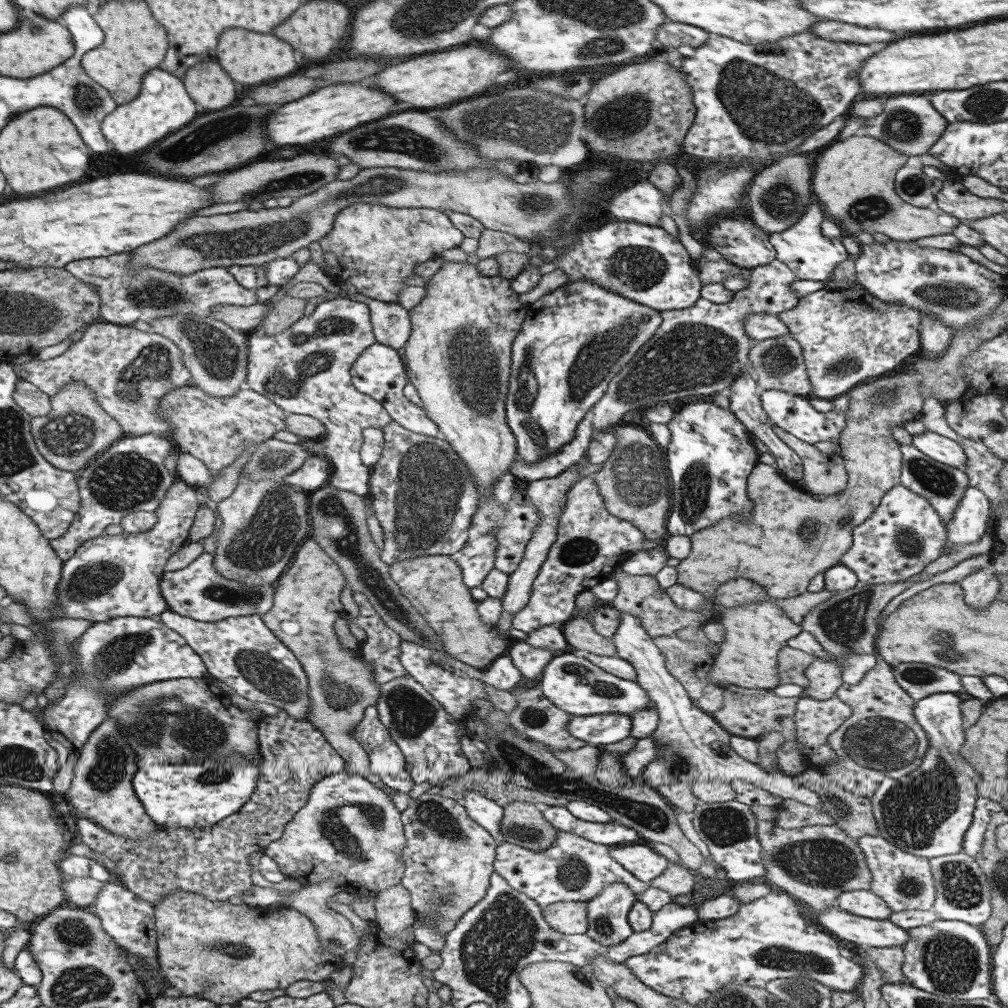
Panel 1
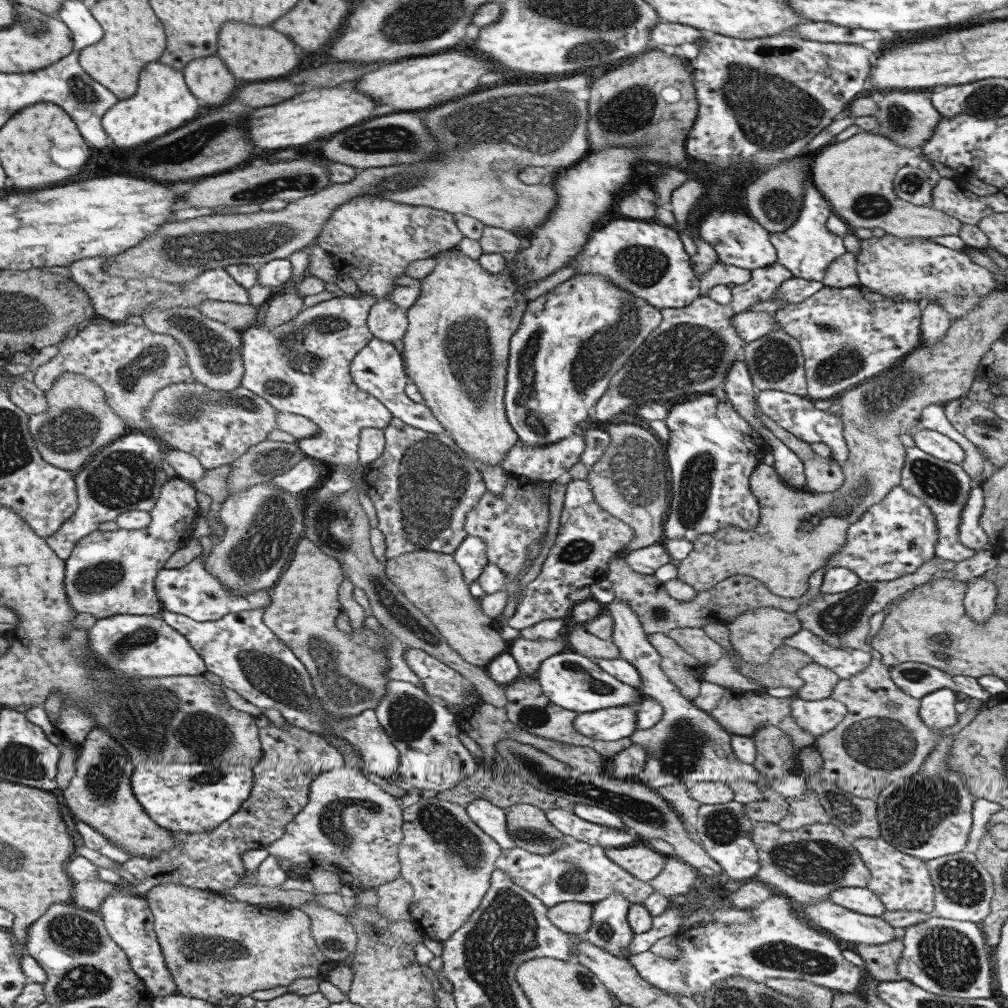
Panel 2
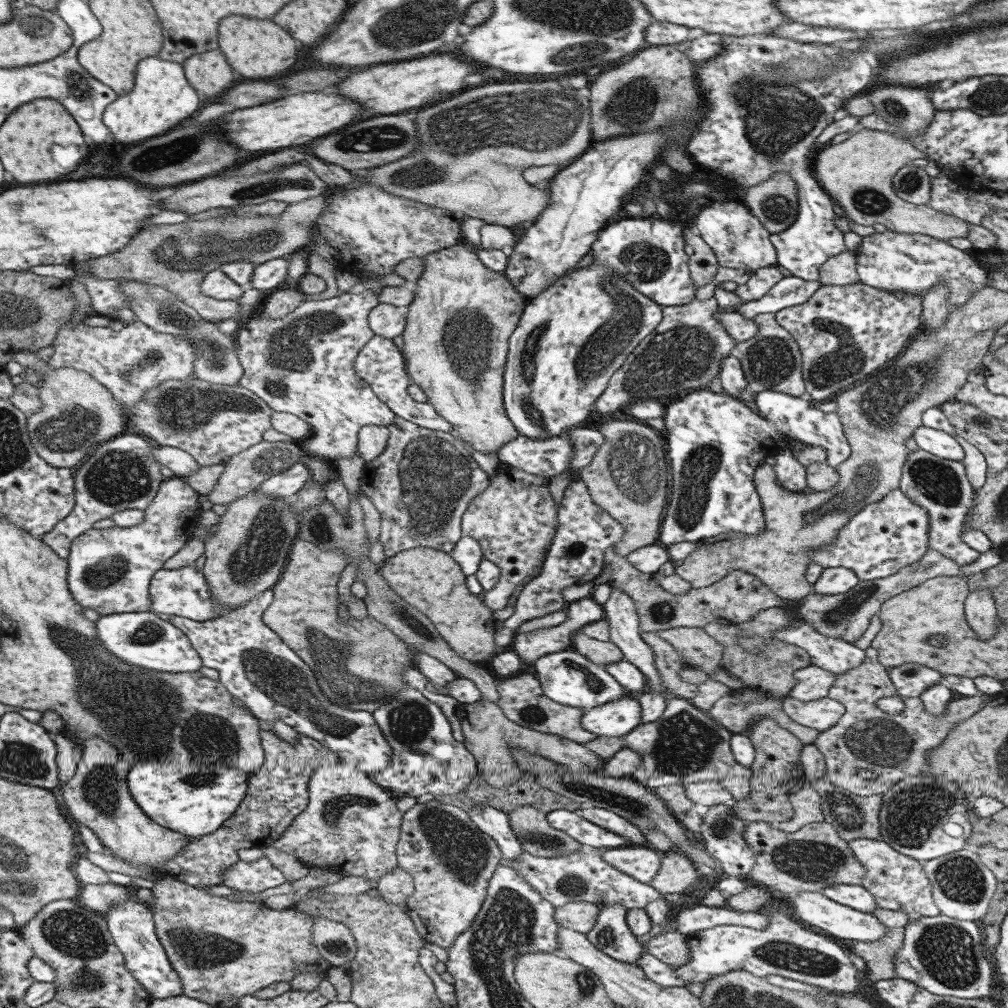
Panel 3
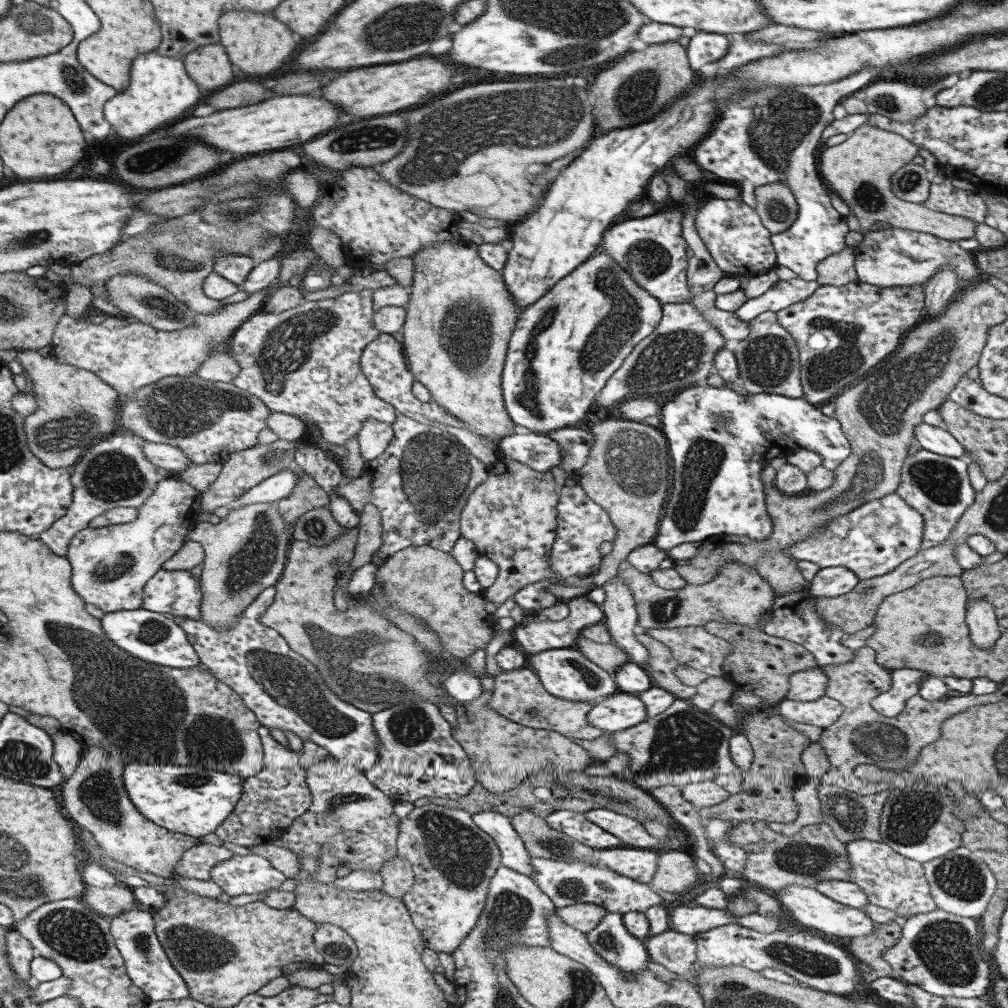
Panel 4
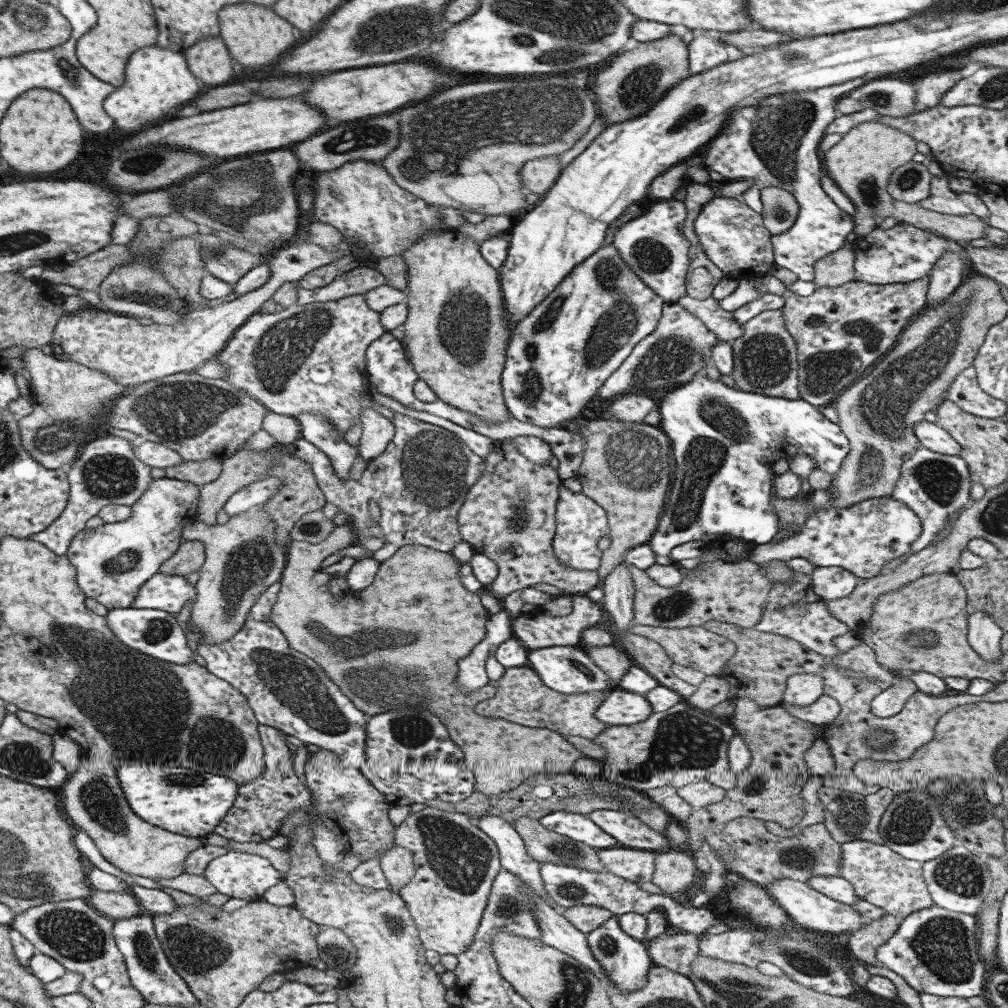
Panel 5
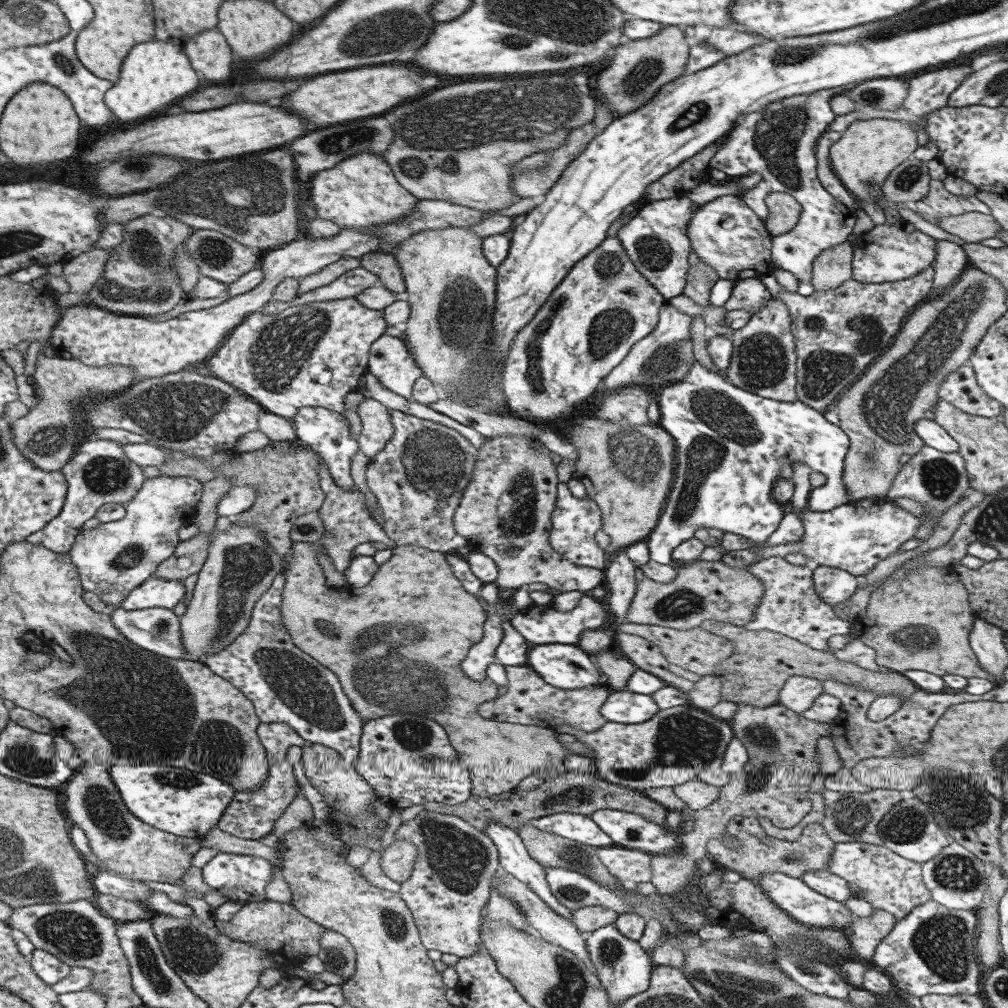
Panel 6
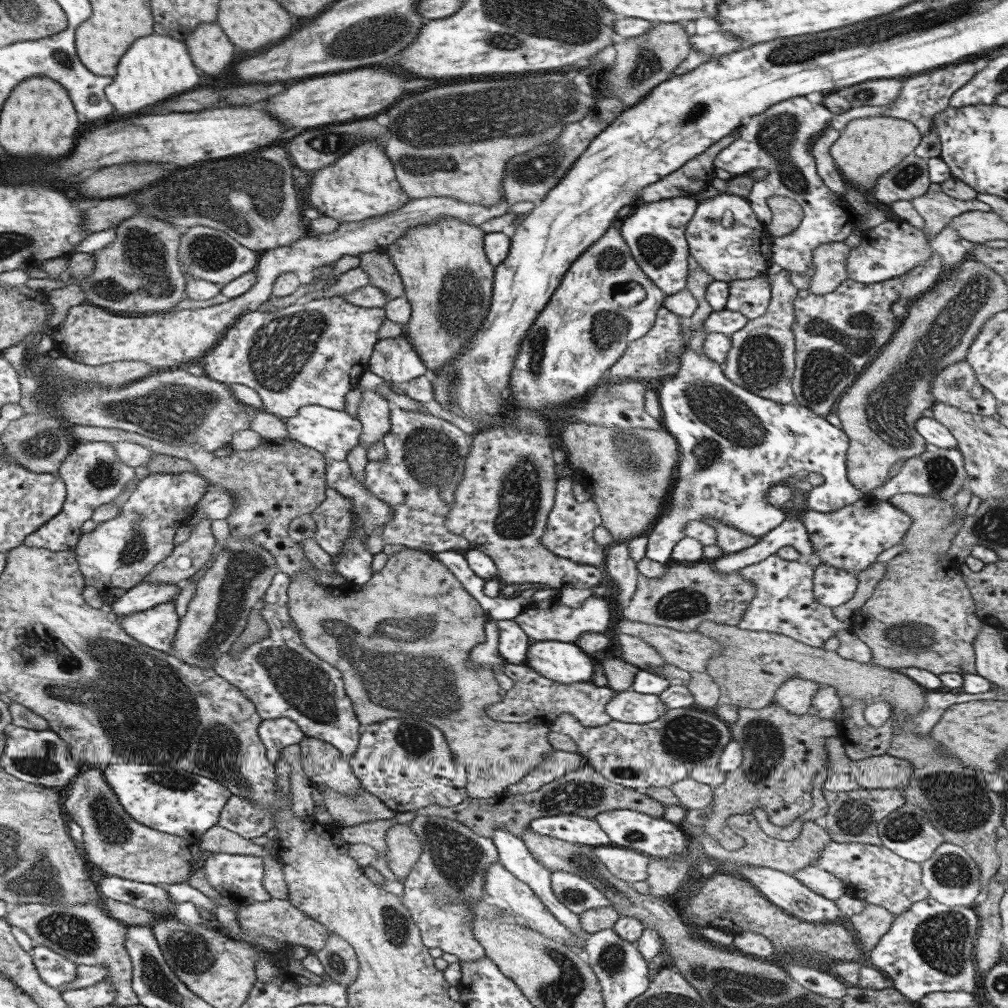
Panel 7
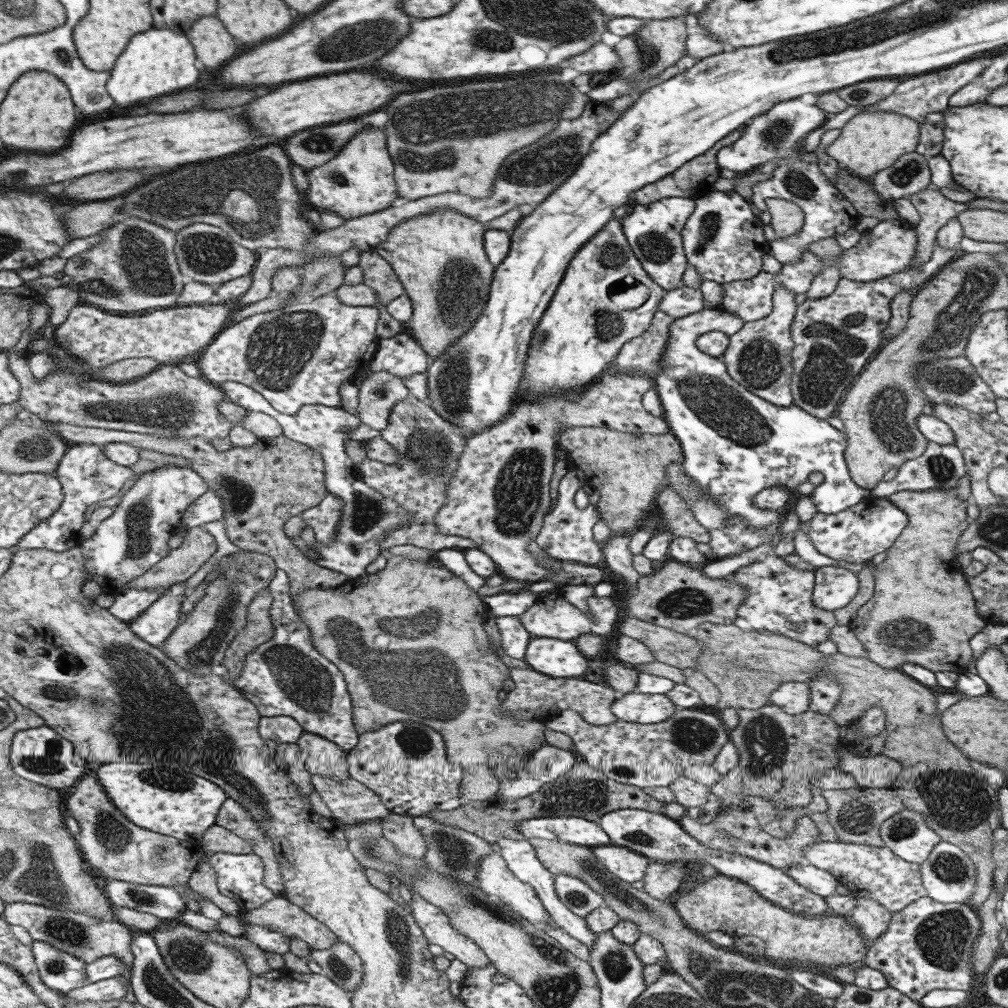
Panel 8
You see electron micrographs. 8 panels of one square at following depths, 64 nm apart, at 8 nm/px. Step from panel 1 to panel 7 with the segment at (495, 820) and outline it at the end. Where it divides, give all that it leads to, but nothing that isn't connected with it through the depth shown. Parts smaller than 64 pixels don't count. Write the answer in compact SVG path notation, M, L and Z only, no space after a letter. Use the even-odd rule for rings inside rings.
M499 828L495 830L492 838L493 843L496 845L497 851L499 852L499 861L504 865L504 868L511 874L514 874L521 882L524 882L527 886L532 888L532 891L537 894L540 901L546 906L546 909L556 917L556 920L564 923L576 937L580 940L586 940L588 934L586 934L578 920L578 915L571 912L564 904L561 904L557 899L551 888L550 882L550 871L542 866L530 852L526 843L521 837L514 836L512 833Z

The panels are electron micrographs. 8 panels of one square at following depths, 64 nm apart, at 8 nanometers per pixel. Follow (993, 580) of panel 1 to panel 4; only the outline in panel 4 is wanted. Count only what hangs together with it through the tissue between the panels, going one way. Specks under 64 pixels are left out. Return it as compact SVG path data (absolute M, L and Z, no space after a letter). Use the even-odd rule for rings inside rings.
M984 598L969 599L965 621L972 644L982 650L994 648L1003 633L993 606Z

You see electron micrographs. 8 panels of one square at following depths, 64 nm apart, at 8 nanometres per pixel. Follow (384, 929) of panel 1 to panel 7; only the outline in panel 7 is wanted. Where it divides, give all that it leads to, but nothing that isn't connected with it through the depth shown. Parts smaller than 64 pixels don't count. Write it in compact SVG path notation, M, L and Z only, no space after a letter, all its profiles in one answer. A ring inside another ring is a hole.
M314 784L314 787L323 794L325 807L333 816L335 822L343 827L356 826L357 824L375 820L392 820L392 825L385 834L387 844L386 860L390 870L397 875L398 881L403 882L410 874L412 865L420 858L423 851L422 843L409 825L410 822L404 824L394 822L397 812L390 810L377 796L369 793L366 789L355 797L349 797L348 795L340 795L332 792L330 789L326 789L328 786Z

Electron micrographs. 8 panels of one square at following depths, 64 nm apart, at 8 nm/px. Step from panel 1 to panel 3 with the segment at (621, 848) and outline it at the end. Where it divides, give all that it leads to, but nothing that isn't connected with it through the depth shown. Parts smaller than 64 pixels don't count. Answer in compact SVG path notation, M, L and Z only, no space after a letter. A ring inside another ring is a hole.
M650 846L605 849L603 859L620 872L642 883L650 883L660 870L663 853Z

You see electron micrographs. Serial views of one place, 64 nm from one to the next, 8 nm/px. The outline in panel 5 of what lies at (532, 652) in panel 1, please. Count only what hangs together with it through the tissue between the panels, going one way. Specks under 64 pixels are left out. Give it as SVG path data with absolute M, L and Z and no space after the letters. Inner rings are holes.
M585 594L573 597L573 609L570 614L553 617L543 613L543 609L536 608L530 613L519 615L512 619L511 635L516 637L528 651L543 649L549 646L577 646L580 647L583 630L594 627L602 618L602 606L594 603Z

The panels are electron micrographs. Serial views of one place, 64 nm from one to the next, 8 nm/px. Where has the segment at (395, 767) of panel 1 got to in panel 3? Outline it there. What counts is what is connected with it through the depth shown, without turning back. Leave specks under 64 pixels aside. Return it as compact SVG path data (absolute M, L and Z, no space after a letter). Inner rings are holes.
M273 589L265 590L255 596L244 606L240 606L215 619L198 622L190 618L170 615L169 621L179 628L189 639L192 648L200 655L203 665L220 673L219 681L228 689L230 694L242 700L252 714L260 722L274 722L282 720L284 724L292 726L296 732L309 736L352 762L362 772L376 773L383 769L391 759L391 748L384 738L380 727L376 724L371 711L355 710L333 703L320 690L318 679L311 667L304 662L271 628L262 620L264 611L273 601Z

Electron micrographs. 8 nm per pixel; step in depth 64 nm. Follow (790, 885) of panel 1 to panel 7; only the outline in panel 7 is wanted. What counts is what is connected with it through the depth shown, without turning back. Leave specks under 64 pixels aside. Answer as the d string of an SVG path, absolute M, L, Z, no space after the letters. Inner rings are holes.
M752 813L748 814L733 814L726 820L726 825L734 834L744 838L744 846L737 850L727 850L722 847L715 836L708 833L703 833L700 827L690 824L684 818L680 826L689 834L697 836L704 856L710 860L732 861L739 865L754 865L755 867L768 867L772 870L778 870L786 874L795 876L798 870L804 869L805 866L816 866L819 852L831 841L831 836L820 821L807 820L800 829L800 834L794 840L784 841L768 836L757 823L755 816Z

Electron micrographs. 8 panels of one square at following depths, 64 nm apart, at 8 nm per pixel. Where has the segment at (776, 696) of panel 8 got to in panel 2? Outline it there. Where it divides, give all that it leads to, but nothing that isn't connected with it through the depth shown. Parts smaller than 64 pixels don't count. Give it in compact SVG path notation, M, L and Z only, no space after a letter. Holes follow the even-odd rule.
M814 662L801 669L799 676L803 680L803 685L795 689L794 696L802 699L828 698L840 680L834 671Z

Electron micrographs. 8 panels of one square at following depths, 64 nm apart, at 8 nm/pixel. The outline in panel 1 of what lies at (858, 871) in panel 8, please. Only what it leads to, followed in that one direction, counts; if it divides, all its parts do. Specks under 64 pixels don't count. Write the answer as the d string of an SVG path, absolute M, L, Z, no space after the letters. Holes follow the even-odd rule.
M878 835L857 839L872 876L869 891L884 900L893 912L902 910L931 910L936 900L934 876L928 858L900 850L896 845Z

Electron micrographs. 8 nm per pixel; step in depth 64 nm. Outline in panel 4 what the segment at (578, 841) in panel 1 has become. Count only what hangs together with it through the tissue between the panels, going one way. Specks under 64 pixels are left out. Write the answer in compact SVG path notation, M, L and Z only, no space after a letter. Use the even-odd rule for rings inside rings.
M531 858L531 863L533 868L530 878L542 890L542 893L550 898L557 909L579 903L589 903L603 907L607 912L616 912L624 916L633 911L645 913L648 908L656 905L670 908L670 912L674 908L674 904L658 896L651 886L617 874L598 860L586 862L585 860Z

